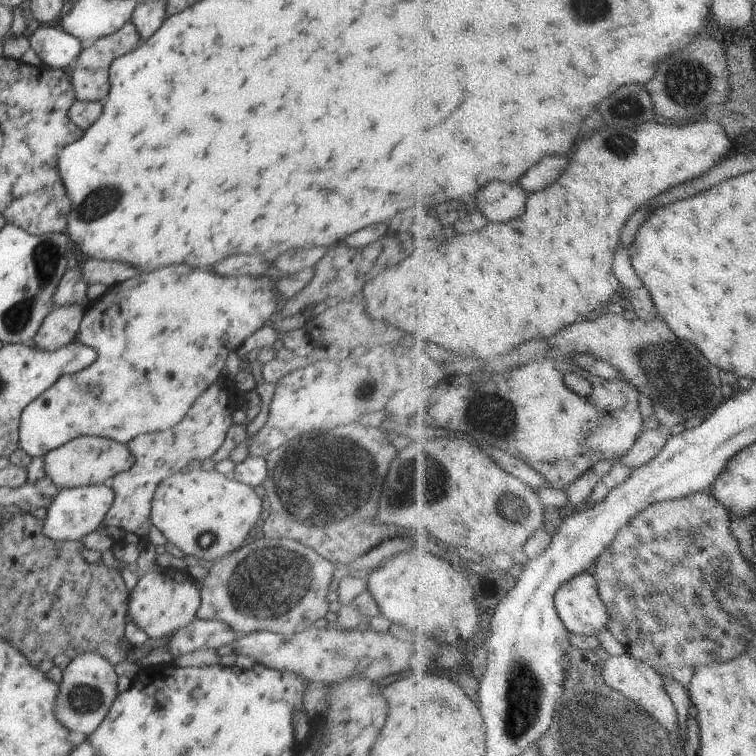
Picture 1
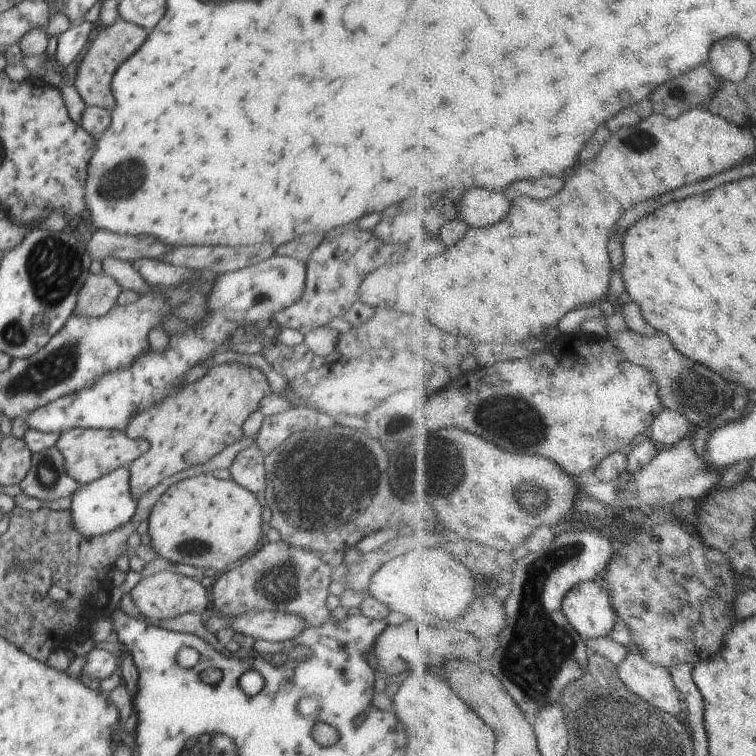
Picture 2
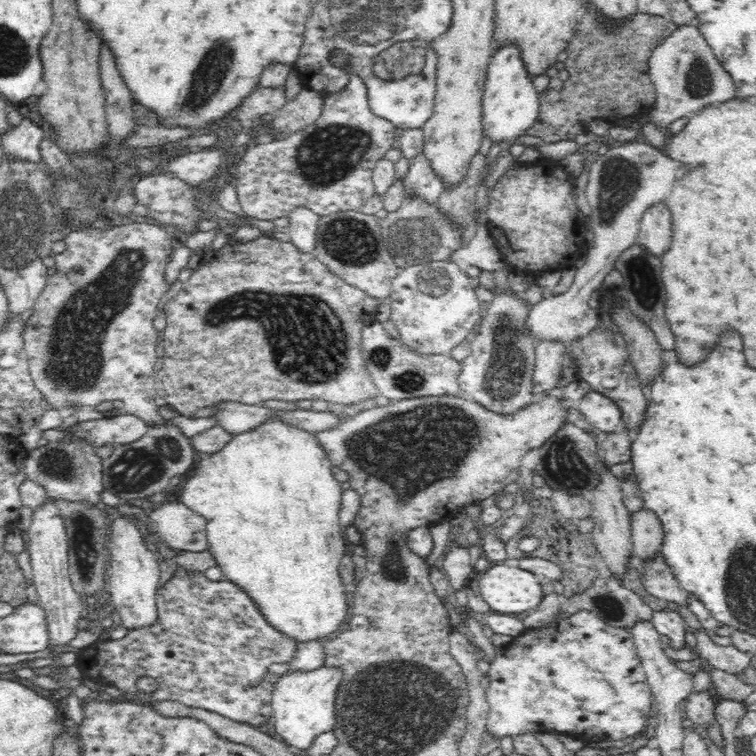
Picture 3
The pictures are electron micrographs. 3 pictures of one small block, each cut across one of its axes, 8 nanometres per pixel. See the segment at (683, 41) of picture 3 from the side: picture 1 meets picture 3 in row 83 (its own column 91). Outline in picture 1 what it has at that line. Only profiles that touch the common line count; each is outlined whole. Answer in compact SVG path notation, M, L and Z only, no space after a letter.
M75 653L70 664L63 670L63 680L59 684L58 702L56 702L56 718L70 732L92 734L116 700L118 692L118 675L110 661L96 653Z

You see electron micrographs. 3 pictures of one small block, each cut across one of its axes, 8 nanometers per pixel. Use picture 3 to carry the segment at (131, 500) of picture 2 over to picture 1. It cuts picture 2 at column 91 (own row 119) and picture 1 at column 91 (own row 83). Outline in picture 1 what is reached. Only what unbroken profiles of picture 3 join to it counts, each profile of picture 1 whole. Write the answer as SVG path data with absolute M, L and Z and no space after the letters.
M110 483L60 489L47 508L47 516L42 529L44 536L60 543L80 541L84 536L99 530L106 518L106 513L112 506L114 497L114 490Z

